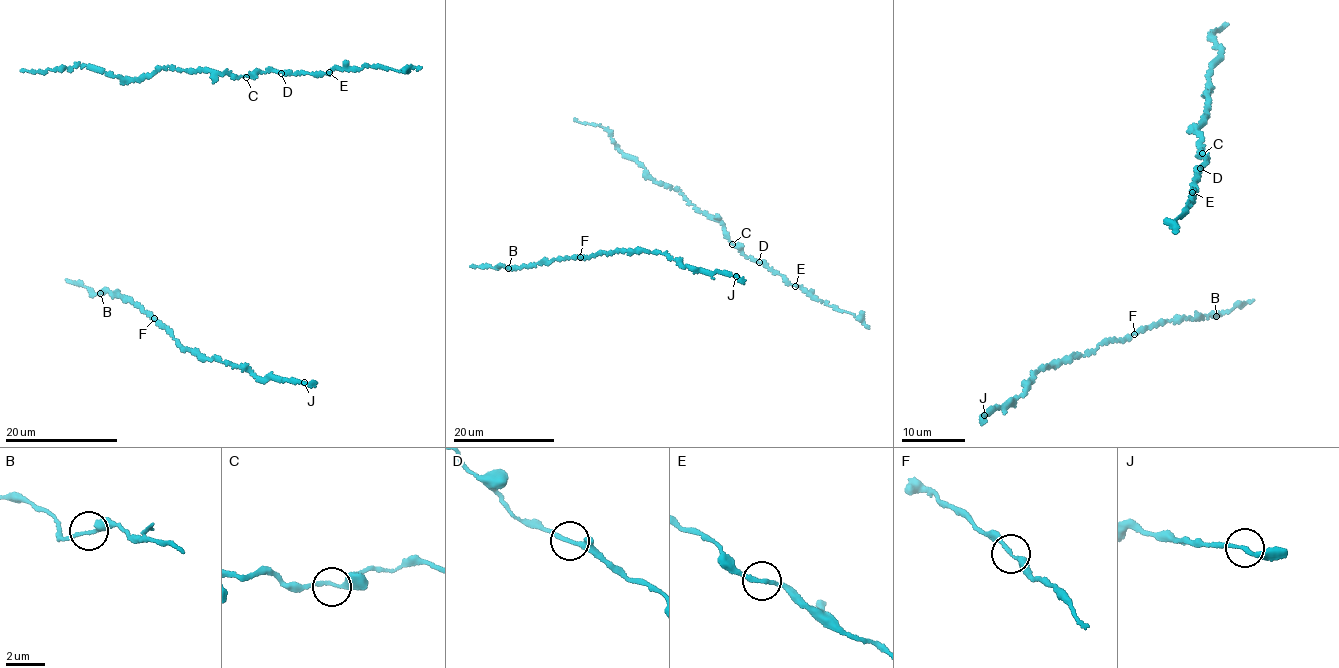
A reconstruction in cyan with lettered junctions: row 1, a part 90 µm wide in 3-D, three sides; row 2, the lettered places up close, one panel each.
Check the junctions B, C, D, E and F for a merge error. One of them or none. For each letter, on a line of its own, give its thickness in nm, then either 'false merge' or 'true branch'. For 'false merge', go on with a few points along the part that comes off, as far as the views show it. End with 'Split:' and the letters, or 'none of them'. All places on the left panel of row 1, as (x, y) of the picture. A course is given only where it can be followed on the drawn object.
B: 200 nm | true branch
C: 200 nm | true branch
D: 240 nm | true branch
E: 200 nm | true branch
F: 200 nm | true branch
Split: none of them

